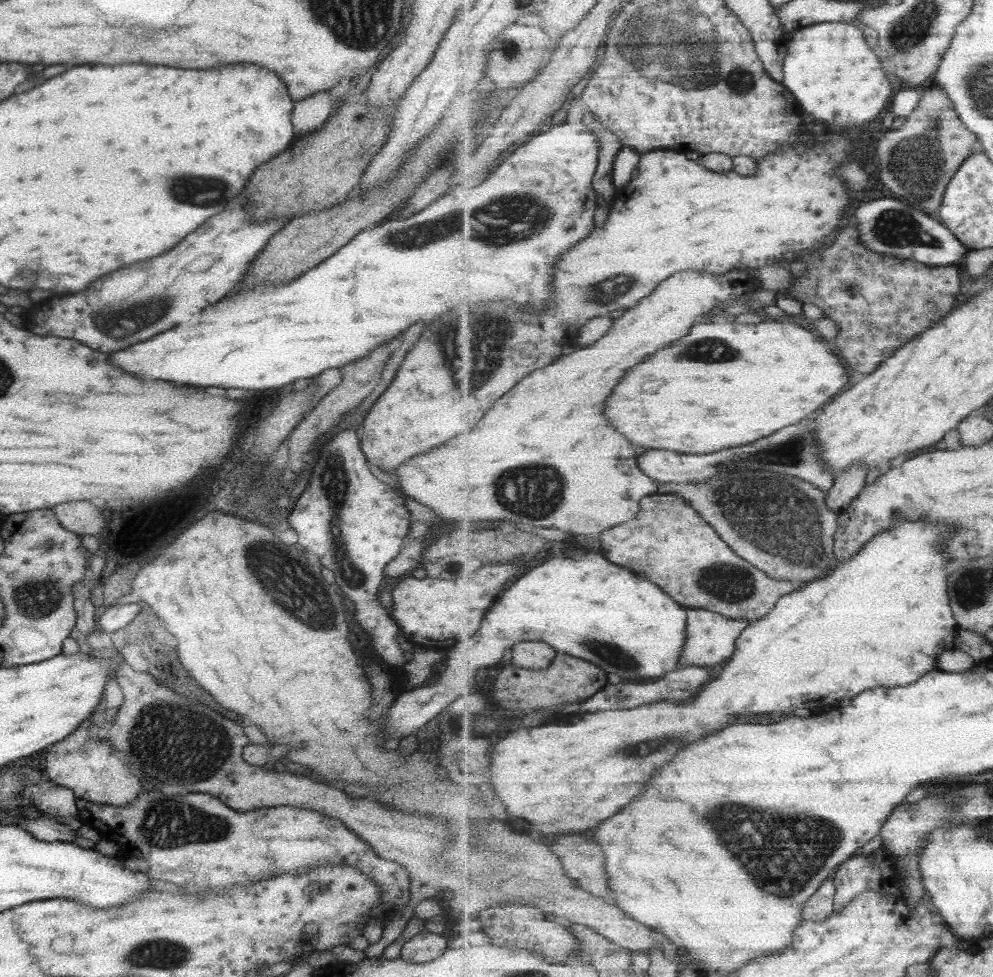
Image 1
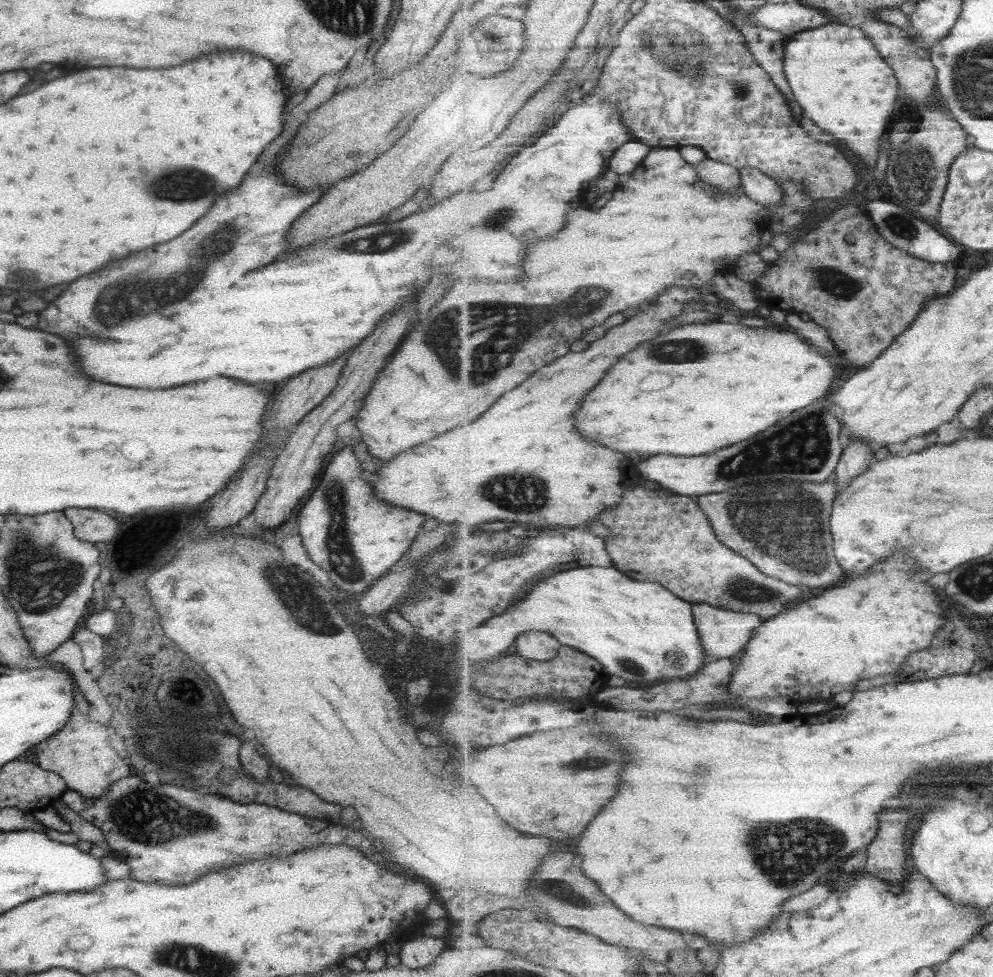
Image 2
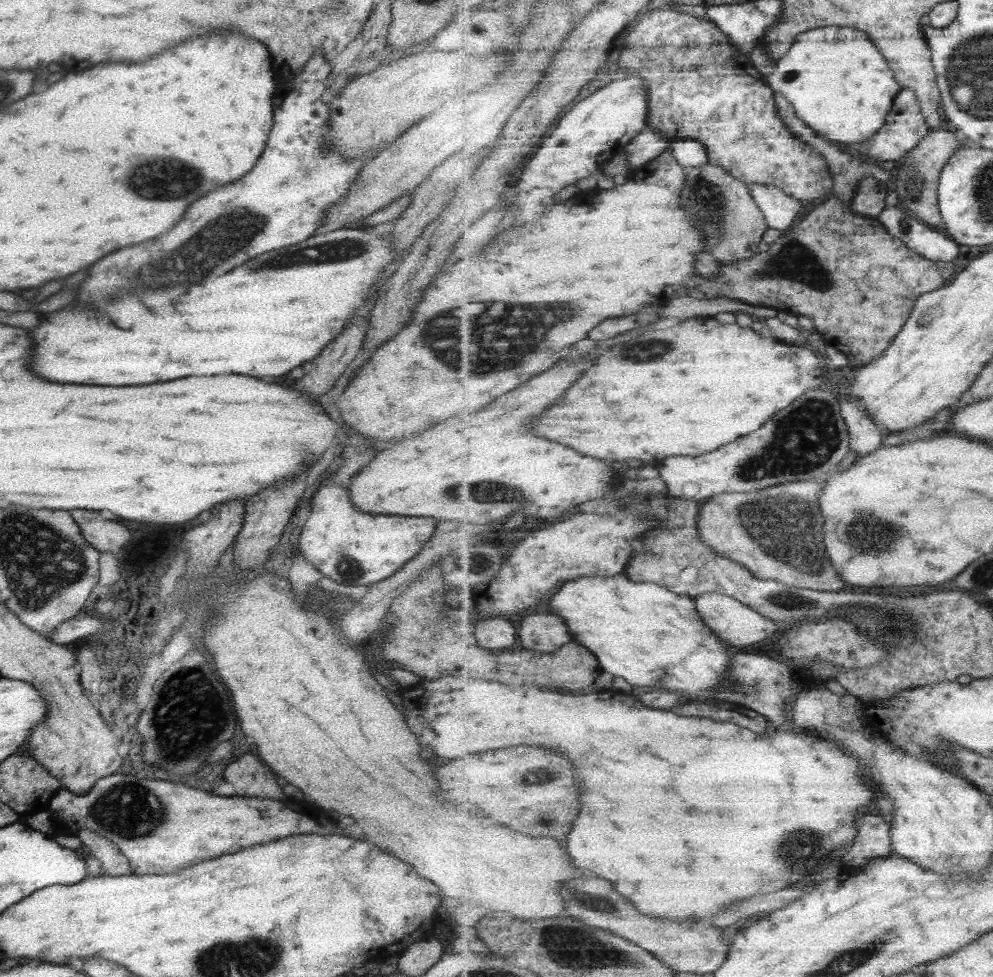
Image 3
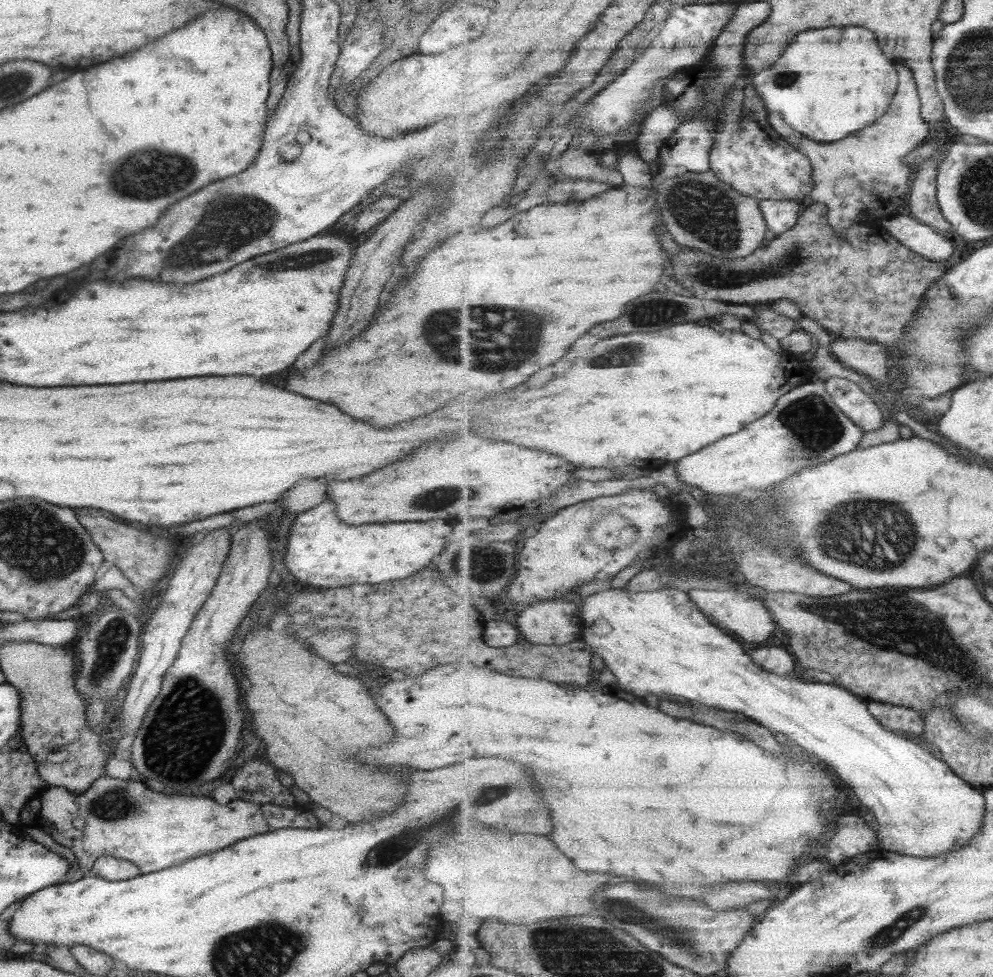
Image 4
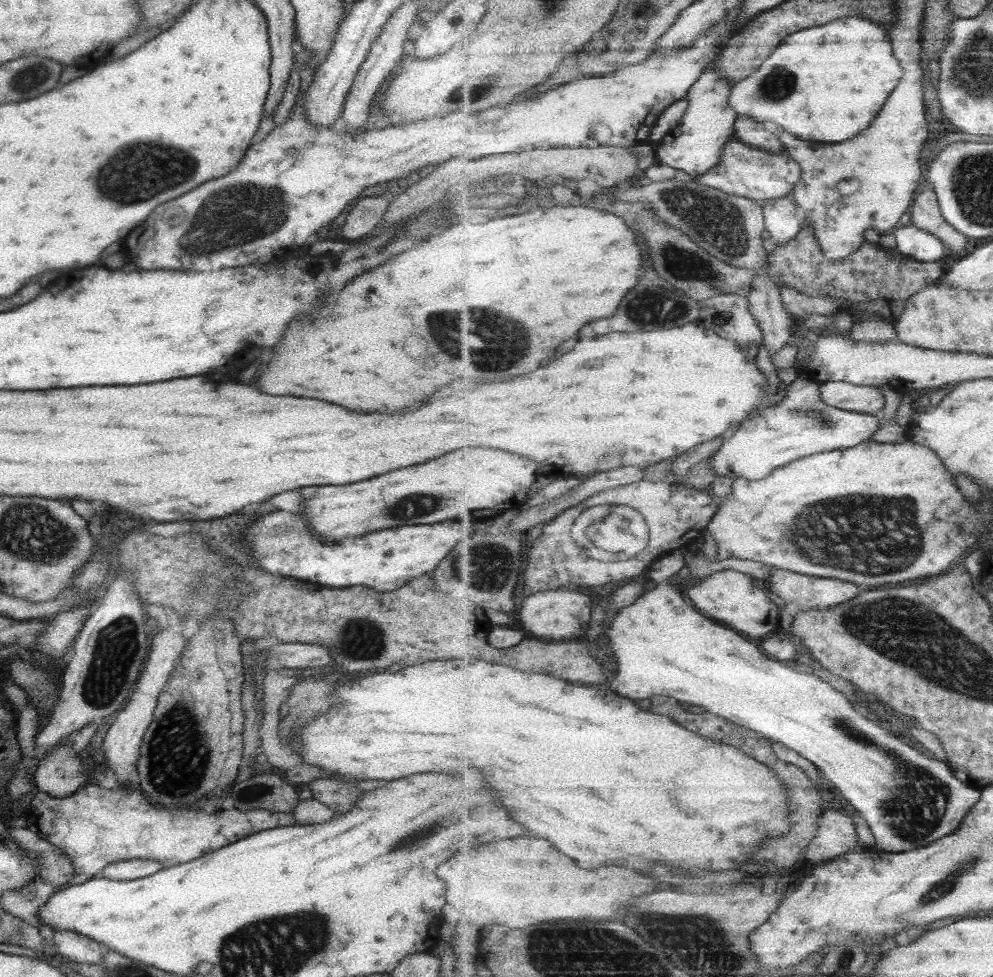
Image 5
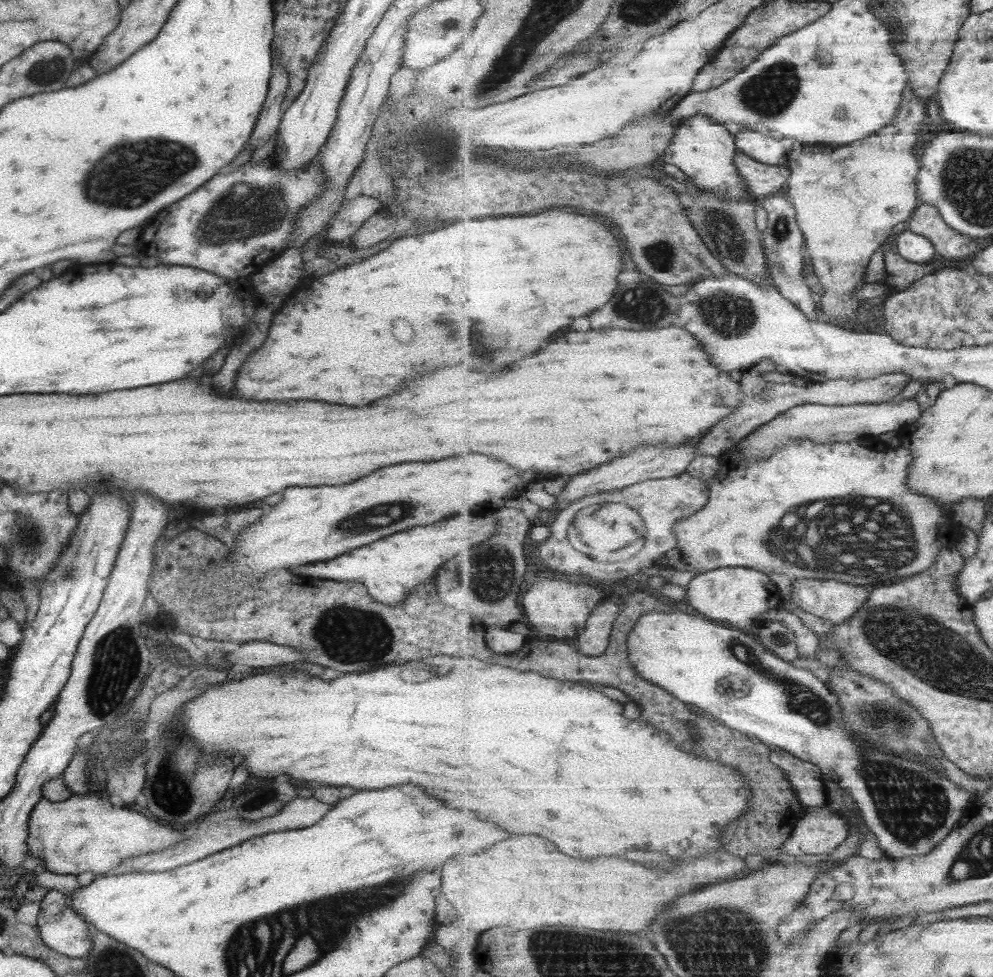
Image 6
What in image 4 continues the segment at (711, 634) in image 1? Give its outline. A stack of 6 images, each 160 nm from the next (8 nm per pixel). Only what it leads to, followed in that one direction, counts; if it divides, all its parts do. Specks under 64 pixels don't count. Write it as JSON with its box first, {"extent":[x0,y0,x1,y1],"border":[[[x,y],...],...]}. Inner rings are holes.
{"extent":[689,589,777,642],"border":[[[695,589],[691,590],[689,595],[699,608],[699,611],[707,615],[718,627],[722,627],[742,642],[743,640],[745,642],[763,642],[777,630],[777,626],[775,626],[777,621],[772,613],[765,607],[762,600],[759,600],[750,592],[737,589]]]}

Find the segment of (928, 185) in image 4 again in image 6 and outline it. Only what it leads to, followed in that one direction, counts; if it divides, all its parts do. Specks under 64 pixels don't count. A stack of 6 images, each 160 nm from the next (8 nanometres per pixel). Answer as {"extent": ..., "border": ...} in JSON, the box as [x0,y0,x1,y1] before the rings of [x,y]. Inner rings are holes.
{"extent":[906,203,977,258],"border":[[[920,203],[914,210],[912,217],[906,224],[906,228],[931,239],[935,248],[938,250],[938,256],[945,258],[967,258],[971,254],[977,254],[977,242],[973,242],[973,238],[959,234],[957,230],[951,228],[936,206],[929,203]]]}

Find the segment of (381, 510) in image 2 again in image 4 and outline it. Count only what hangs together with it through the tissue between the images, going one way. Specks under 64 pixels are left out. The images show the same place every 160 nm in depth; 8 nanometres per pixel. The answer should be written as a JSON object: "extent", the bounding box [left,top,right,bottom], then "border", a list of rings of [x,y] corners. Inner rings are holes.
{"extent":[284,499,452,589],"border":[[[323,499],[321,504],[297,514],[288,533],[284,566],[290,574],[314,589],[327,589],[351,585],[372,585],[387,581],[398,581],[417,572],[423,566],[430,566],[447,544],[446,538],[452,531],[450,522],[429,520],[429,522],[389,522],[389,524],[343,524],[336,515],[331,499]]]}

